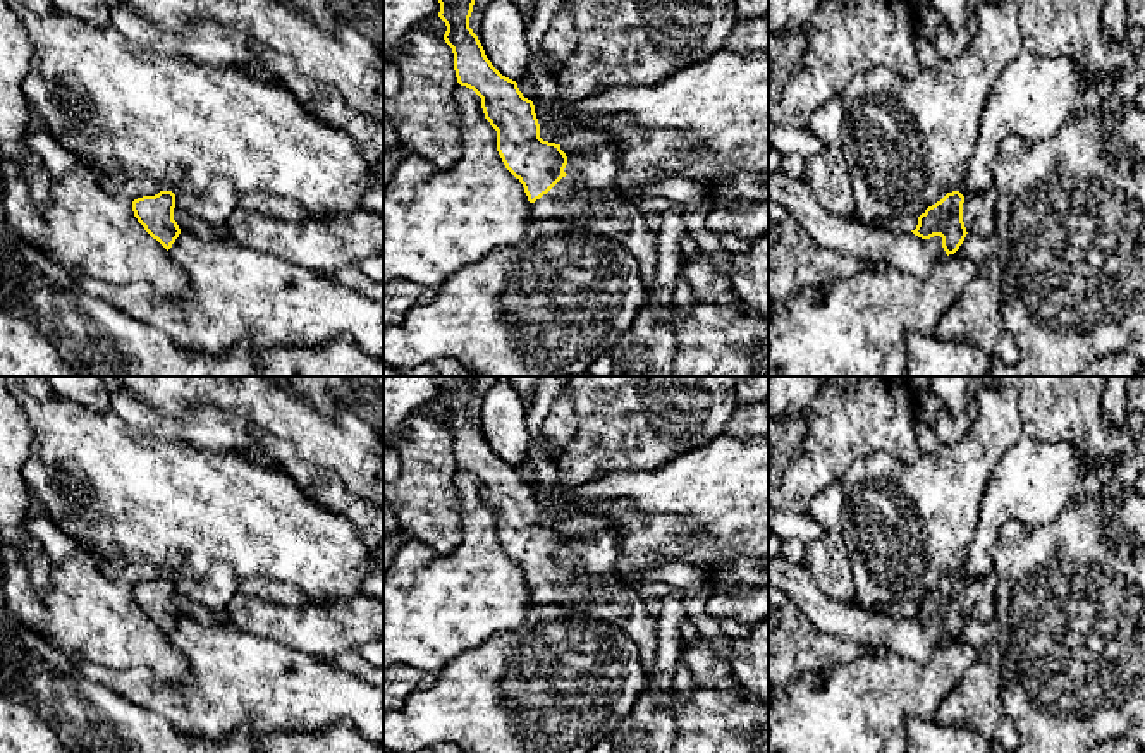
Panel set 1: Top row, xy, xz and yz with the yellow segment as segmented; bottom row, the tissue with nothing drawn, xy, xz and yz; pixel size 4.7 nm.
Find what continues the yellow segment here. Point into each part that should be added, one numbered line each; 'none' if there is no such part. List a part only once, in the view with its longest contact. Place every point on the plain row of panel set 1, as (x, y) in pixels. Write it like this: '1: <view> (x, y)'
1: xz (619, 604)

